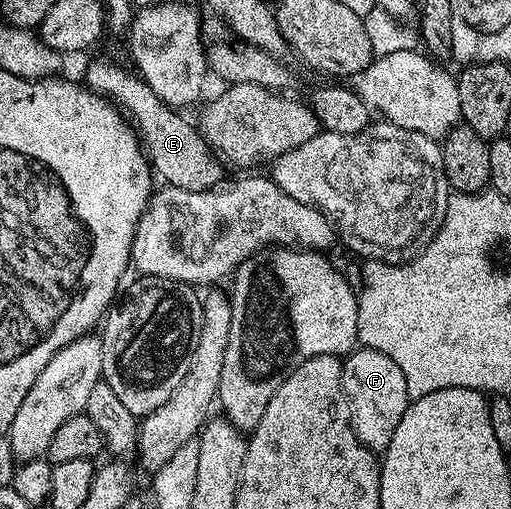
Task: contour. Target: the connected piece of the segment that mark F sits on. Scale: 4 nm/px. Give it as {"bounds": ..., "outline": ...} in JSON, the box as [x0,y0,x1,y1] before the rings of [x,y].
{"bounds":[342,349,410,452],"outline":[[[353,349],[342,362],[342,388],[352,413],[352,427],[358,440],[373,452],[383,452],[394,437],[410,401],[402,368],[377,350]]]}

